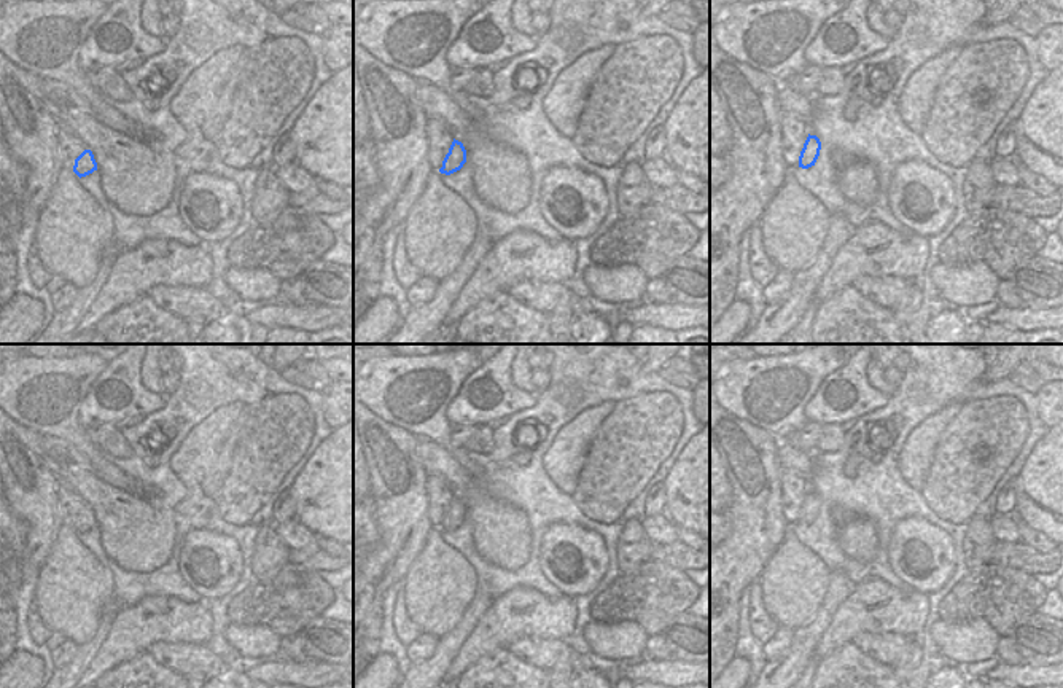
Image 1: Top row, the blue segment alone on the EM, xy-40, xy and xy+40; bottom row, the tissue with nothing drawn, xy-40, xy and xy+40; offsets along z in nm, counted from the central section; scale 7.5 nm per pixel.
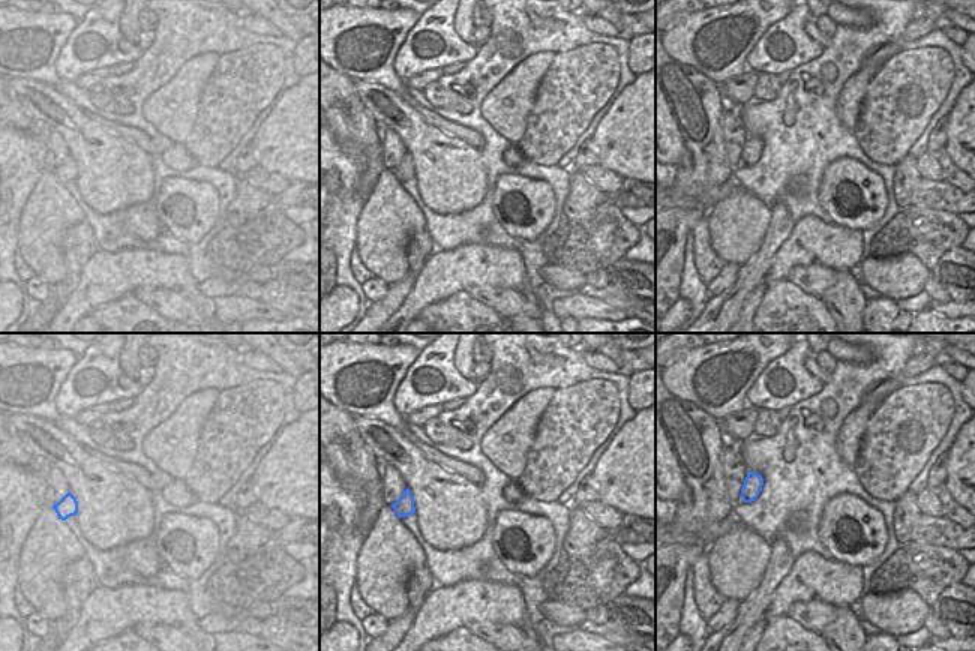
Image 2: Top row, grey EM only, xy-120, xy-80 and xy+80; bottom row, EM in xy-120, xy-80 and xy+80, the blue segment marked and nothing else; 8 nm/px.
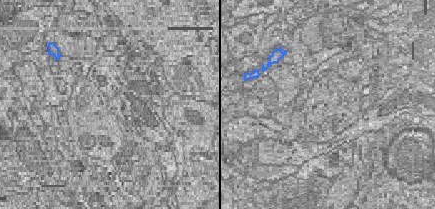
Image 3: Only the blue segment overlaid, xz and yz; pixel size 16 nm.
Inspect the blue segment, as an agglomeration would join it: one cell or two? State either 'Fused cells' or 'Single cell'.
Single cell.

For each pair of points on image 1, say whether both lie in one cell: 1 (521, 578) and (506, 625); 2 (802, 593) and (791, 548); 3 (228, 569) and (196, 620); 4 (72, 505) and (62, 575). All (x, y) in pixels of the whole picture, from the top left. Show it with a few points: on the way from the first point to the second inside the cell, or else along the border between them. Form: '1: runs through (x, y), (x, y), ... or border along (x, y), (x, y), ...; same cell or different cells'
1: border along (554, 596), (530, 588), (511, 588), (494, 599); different cells
2: runs through (794, 582), (793, 559); same cell
3: border along (201, 598), (207, 601); different cells
4: border along (64, 523), (72, 527); different cells

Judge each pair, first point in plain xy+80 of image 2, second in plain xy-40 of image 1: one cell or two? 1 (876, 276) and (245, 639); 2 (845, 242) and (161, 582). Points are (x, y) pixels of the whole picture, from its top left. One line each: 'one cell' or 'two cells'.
1: one cell
2: two cells

